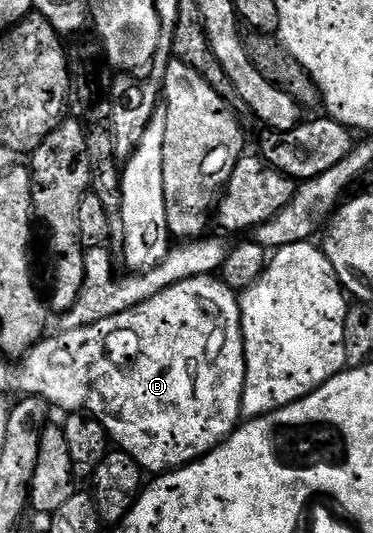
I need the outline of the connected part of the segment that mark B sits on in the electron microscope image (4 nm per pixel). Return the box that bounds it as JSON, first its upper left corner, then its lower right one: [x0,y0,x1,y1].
[19,275,246,474]

